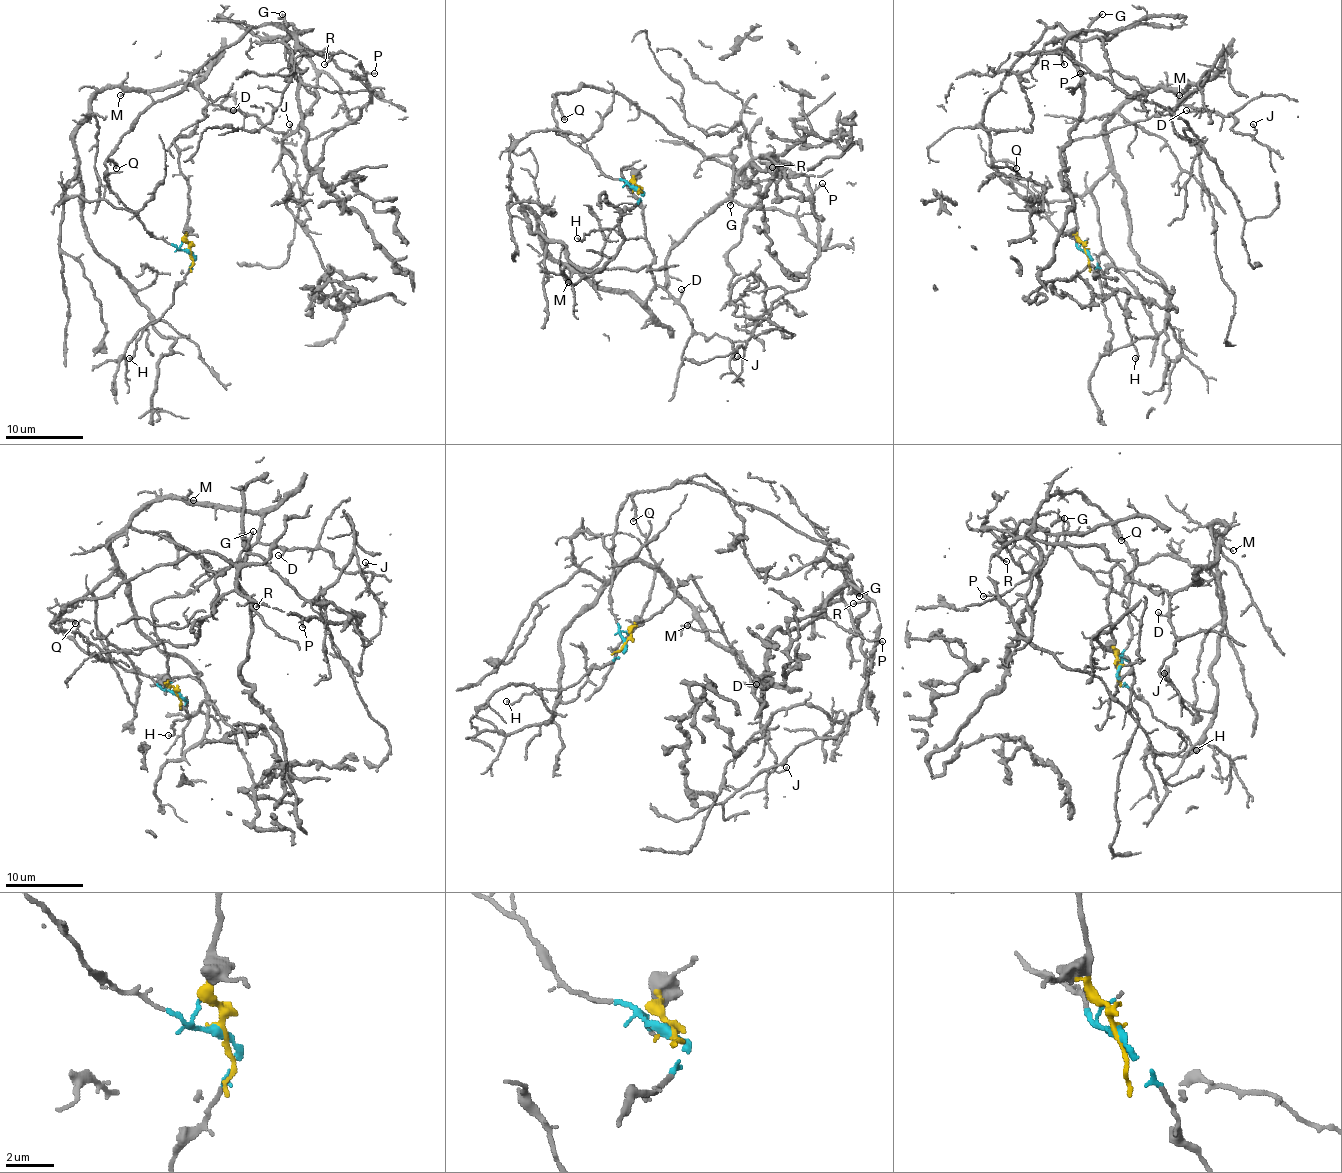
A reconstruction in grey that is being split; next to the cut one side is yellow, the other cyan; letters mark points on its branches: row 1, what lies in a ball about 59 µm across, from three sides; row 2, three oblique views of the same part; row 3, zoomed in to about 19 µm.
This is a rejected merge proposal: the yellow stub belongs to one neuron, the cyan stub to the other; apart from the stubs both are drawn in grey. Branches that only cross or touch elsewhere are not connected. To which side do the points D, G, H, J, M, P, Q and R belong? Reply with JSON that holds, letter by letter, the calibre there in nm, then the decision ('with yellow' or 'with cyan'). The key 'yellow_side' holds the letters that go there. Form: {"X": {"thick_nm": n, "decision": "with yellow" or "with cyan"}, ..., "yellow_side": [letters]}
{"D": {"thick_nm": 110, "decision": "with yellow"}, "G": {"thick_nm": 170, "decision": "with cyan"}, "H": {"thick_nm": 130, "decision": "with cyan"}, "J": {"thick_nm": 120, "decision": "with yellow"}, "M": {"thick_nm": 120, "decision": "with yellow"}, "P": {"thick_nm": 100, "decision": "with cyan"}, "Q": {"thick_nm": 200, "decision": "with cyan"}, "R": {"thick_nm": 130, "decision": "with cyan"}, "yellow_side": ["D", "J", "M"]}

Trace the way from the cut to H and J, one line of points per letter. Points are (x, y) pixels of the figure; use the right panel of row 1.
H: (1087, 252), (1126, 312), (1127, 330), (1137, 353), (1135, 359)
J: (1087, 252), (1065, 176), (1069, 141), (1182, 104), (1229, 115), (1237, 133), (1254, 135), (1252, 123)

